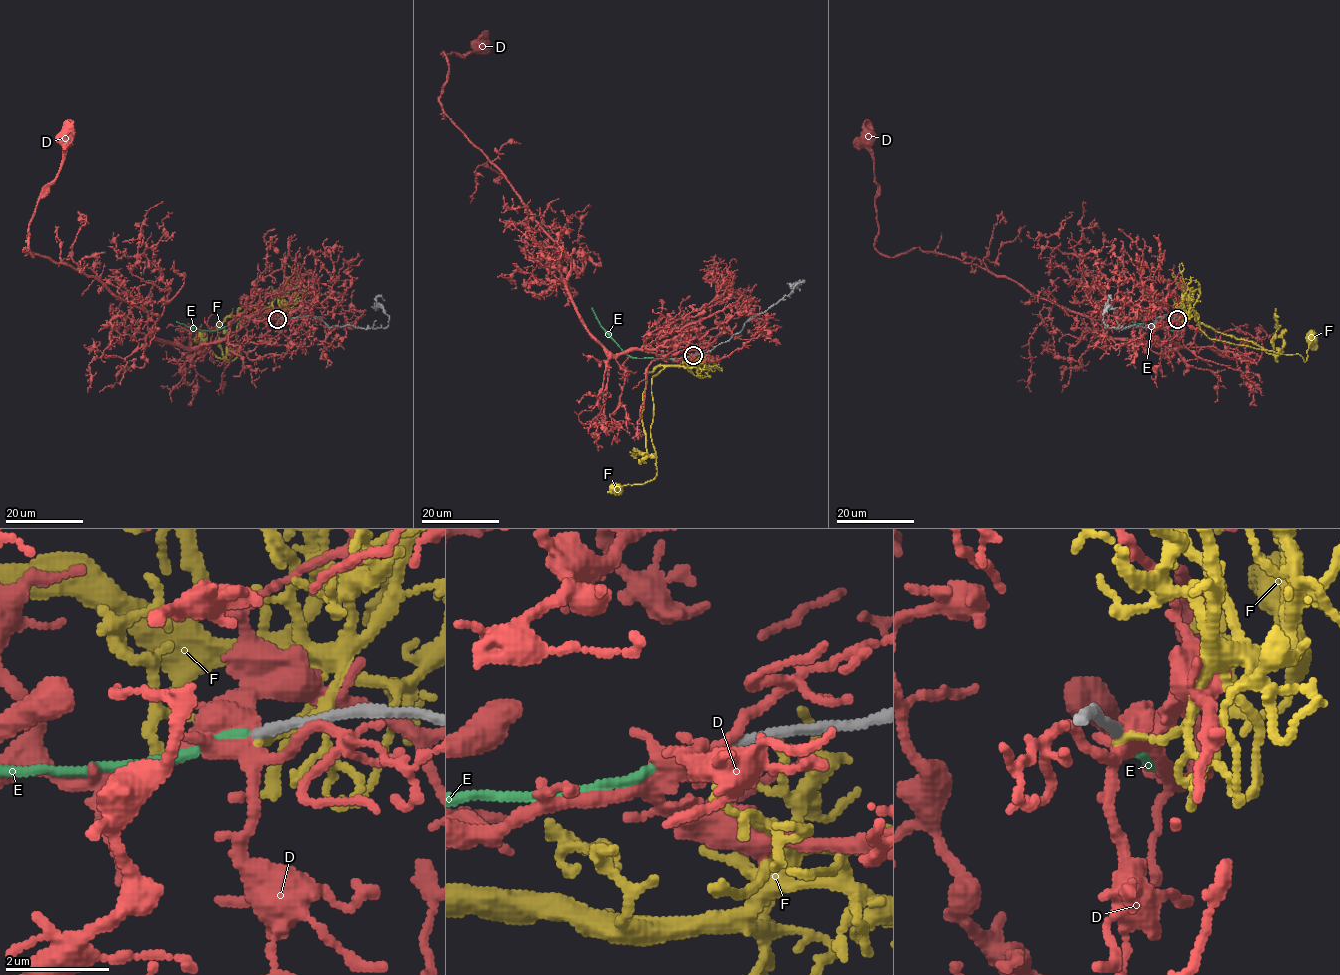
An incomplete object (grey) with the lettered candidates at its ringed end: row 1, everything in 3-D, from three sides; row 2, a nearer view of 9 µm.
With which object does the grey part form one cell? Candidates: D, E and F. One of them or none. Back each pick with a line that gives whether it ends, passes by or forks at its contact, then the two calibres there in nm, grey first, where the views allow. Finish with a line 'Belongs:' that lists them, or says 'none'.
E: it ends | 190/170 nm
Belongs: E

